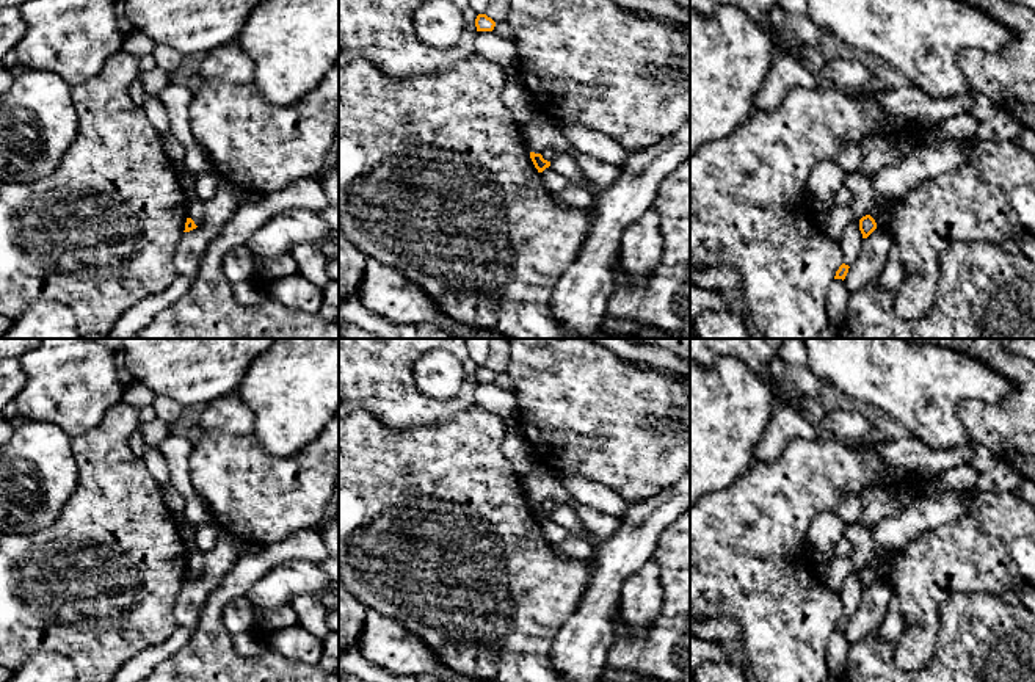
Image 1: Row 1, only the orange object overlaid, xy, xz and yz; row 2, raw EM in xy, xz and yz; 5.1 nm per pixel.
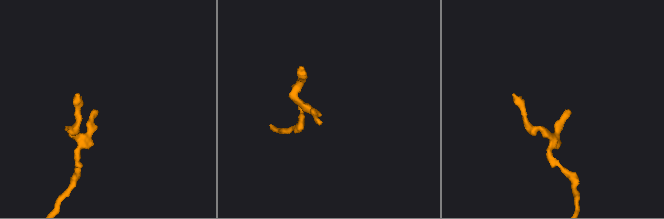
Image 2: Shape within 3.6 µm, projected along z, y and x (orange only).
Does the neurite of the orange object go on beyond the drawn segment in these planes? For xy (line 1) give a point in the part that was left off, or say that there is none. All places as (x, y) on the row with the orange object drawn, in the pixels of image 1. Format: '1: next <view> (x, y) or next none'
1: next none

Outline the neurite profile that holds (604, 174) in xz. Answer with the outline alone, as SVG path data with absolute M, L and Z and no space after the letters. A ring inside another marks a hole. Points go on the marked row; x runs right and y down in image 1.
M577 152L574 160L588 182L602 188L610 187L621 174L619 165L604 163L599 158L586 154Z

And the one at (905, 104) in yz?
M872 83L855 94L872 97L884 110L878 130L867 135L862 144L864 166L873 174L883 166L902 161L903 157L891 152L886 141L886 135L900 124L913 119L941 122L971 113L972 108L972 99L968 94L946 99L932 97L914 85L884 89Z

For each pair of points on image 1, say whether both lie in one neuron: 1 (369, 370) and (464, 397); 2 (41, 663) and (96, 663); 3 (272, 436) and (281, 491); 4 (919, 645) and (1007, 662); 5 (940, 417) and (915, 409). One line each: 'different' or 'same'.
1: same
2: different
3: different
4: different
5: same

